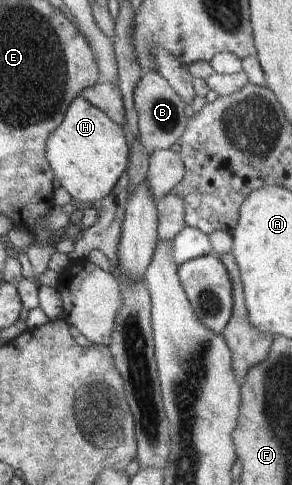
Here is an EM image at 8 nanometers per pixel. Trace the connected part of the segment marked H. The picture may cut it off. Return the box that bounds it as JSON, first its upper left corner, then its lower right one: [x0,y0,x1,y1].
[46,96,130,205]

